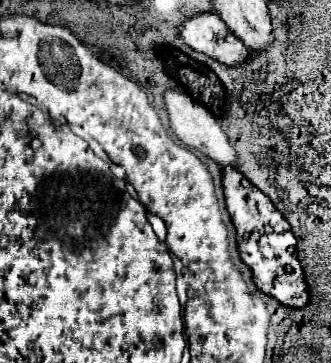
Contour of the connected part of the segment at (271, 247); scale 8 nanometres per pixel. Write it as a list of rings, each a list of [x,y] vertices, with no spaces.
[[[222,169],[222,175],[226,207],[238,231],[240,257],[252,269],[256,287],[262,293],[278,299],[286,307],[304,307],[310,295],[300,261],[294,255],[296,237],[292,235],[288,221],[276,211],[274,203],[260,189],[256,189],[252,183],[244,179],[242,173],[236,173],[236,169]]]

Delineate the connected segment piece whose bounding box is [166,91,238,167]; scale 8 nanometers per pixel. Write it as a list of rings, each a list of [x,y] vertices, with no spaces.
[[[166,91],[166,107],[168,107],[168,115],[170,115],[170,125],[172,125],[174,133],[176,133],[176,137],[178,137],[184,145],[188,145],[188,147],[200,151],[202,155],[210,157],[210,159],[212,159],[214,163],[218,163],[220,167],[226,167],[226,165],[238,167],[238,157],[236,157],[234,145],[230,143],[228,135],[220,129],[218,121],[216,121],[202,105],[198,105],[196,101],[192,101],[192,99],[190,99],[188,95],[184,95],[184,93]]]

